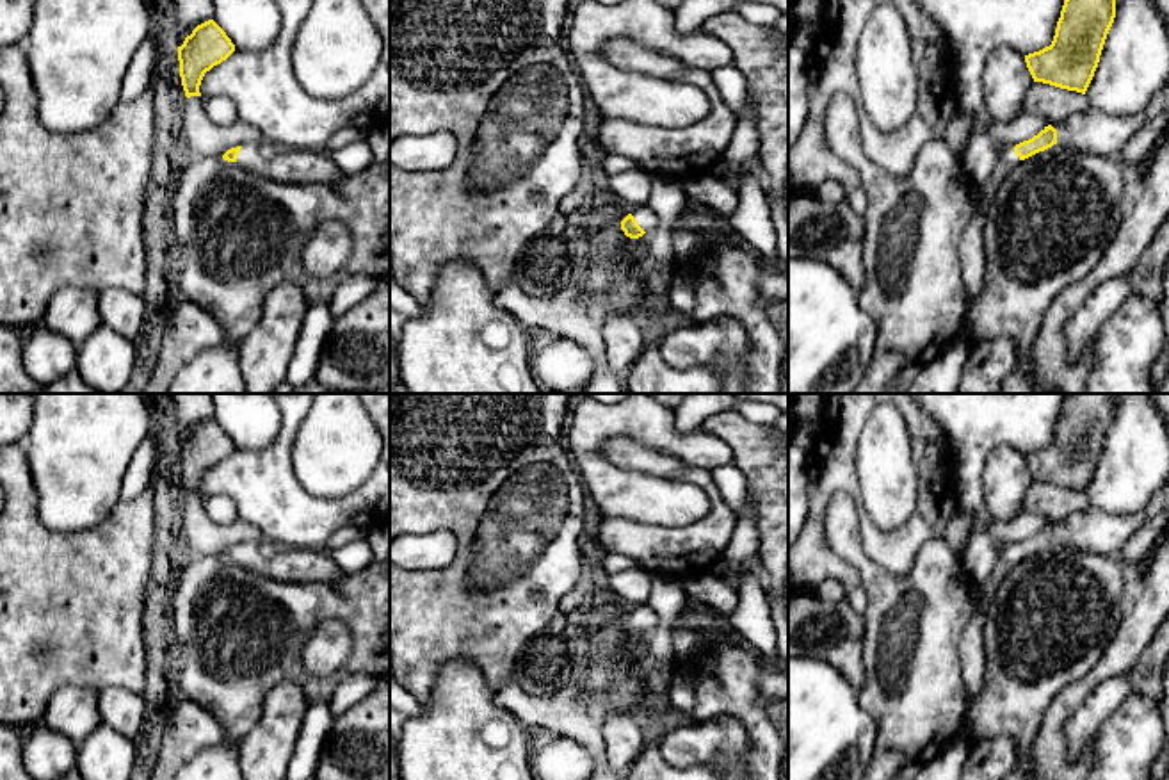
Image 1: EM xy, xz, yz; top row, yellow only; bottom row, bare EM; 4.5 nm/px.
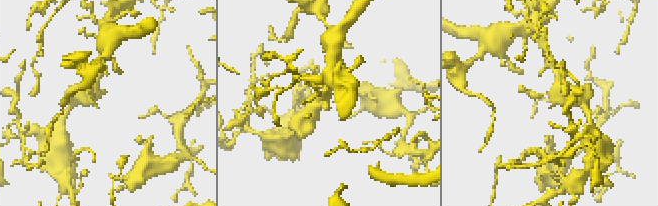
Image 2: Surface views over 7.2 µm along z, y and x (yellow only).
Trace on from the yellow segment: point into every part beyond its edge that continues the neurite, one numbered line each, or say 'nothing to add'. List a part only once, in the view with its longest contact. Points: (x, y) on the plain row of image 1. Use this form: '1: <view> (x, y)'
1: xz (646, 617)

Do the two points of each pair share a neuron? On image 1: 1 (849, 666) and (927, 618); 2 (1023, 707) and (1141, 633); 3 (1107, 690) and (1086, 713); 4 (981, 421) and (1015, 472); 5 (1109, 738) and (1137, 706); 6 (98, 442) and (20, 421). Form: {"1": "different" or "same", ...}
{"1": "different", "2": "different", "3": "same", "4": "different", "5": "same", "6": "different"}

